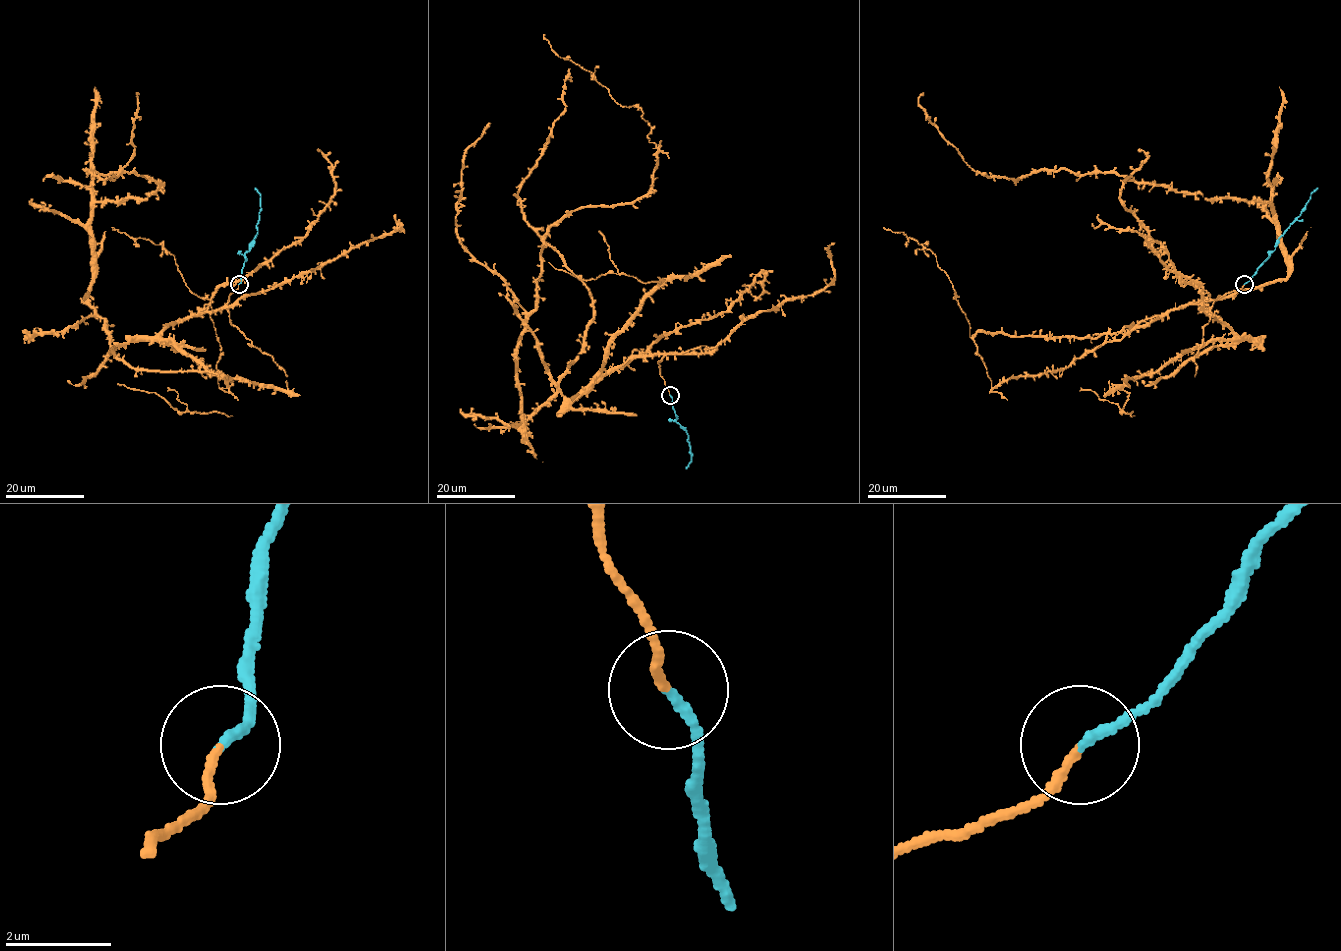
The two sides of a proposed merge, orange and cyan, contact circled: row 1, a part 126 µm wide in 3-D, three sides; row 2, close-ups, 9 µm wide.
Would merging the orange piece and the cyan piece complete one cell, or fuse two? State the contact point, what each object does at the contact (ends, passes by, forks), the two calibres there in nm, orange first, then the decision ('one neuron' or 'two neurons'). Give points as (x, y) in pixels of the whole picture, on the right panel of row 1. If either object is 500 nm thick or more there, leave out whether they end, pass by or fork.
(1244, 284) | orange ends | cyan ends | 150/180 nm | one neuron

